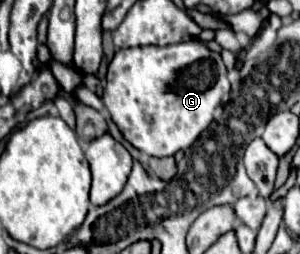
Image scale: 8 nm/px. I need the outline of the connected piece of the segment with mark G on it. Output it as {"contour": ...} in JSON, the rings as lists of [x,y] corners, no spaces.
{"contour":[[[198,40],[178,42],[172,46],[138,46],[118,50],[108,66],[106,82],[102,100],[124,138],[140,152],[158,158],[186,150],[212,122],[212,112],[222,102],[222,96],[230,92],[228,72],[220,54],[208,50]]]}

